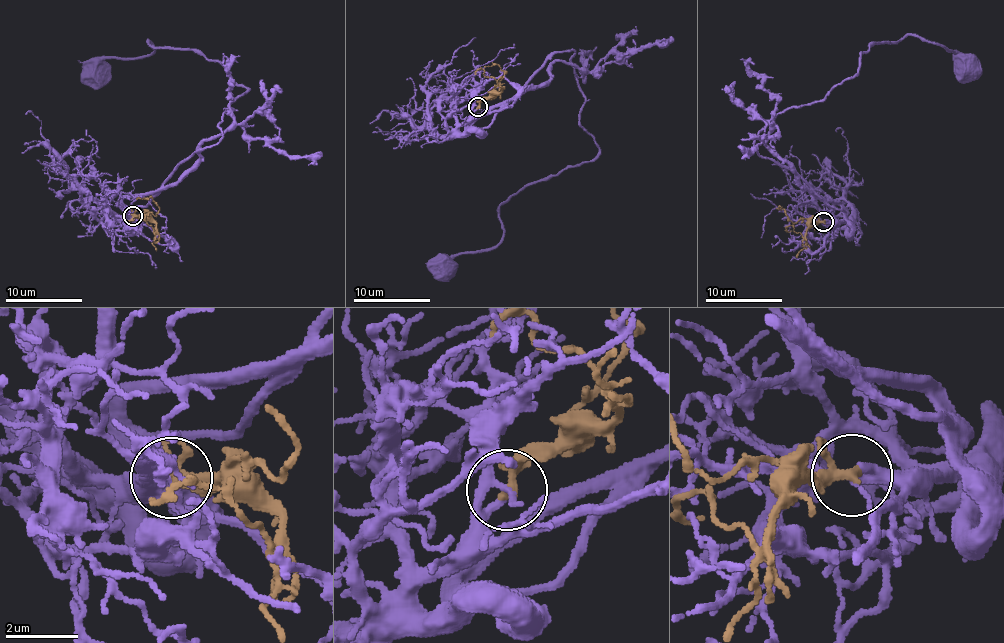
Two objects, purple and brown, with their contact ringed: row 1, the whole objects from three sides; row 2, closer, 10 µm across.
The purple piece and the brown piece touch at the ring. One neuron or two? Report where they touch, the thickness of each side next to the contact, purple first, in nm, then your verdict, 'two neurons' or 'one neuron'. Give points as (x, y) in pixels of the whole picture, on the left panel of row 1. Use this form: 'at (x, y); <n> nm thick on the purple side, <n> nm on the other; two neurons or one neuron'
at (132, 215); 220 nm thick on the purple side, 240 nm on the other; one neuron

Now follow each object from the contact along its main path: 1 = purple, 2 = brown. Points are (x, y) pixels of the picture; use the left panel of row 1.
1: (133, 216), (115, 215), (136, 229), (130, 209), (232, 122), (247, 89), (149, 42), (100, 73)
2: (133, 216), (149, 211), (154, 216), (158, 212), (158, 206), (148, 197), (137, 199)

